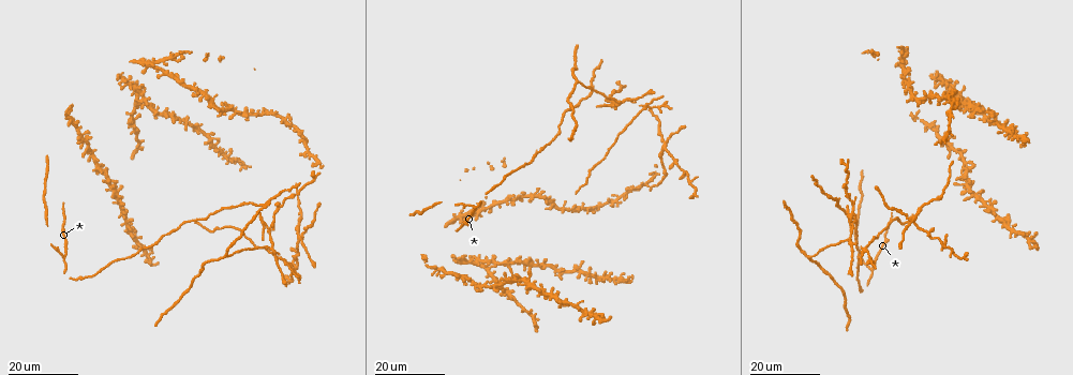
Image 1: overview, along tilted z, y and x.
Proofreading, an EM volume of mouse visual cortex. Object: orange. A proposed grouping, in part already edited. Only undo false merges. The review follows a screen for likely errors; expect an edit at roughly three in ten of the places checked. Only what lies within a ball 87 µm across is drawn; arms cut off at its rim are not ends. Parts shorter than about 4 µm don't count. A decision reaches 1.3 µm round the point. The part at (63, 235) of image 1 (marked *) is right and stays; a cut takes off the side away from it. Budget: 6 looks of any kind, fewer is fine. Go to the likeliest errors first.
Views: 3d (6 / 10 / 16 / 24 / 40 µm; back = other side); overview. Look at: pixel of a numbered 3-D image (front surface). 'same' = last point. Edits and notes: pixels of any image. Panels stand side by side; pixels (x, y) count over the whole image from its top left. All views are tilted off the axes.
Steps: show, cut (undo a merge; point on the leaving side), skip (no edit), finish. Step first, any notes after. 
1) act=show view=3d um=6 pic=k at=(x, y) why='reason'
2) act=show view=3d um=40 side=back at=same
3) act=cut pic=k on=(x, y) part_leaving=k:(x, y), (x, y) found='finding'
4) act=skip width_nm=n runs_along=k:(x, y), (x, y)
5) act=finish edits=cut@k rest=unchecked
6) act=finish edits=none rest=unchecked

act=show view=3d um=16 pic=1 at=(646, 107) why='four arms meet'

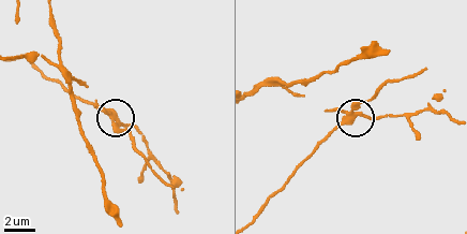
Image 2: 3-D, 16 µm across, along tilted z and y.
act=show view=3d um=6 pic=2 at=(352, 112) why='closer look'

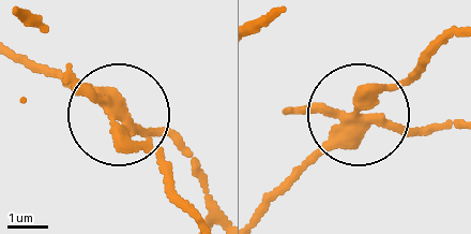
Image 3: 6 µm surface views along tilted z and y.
act=cut pic=3 on=(314, 162) width_nm=340 part_leaving=3:(354, 121), (267, 213) found='two neurons meet here'

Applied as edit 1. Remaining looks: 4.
act=show view=overview

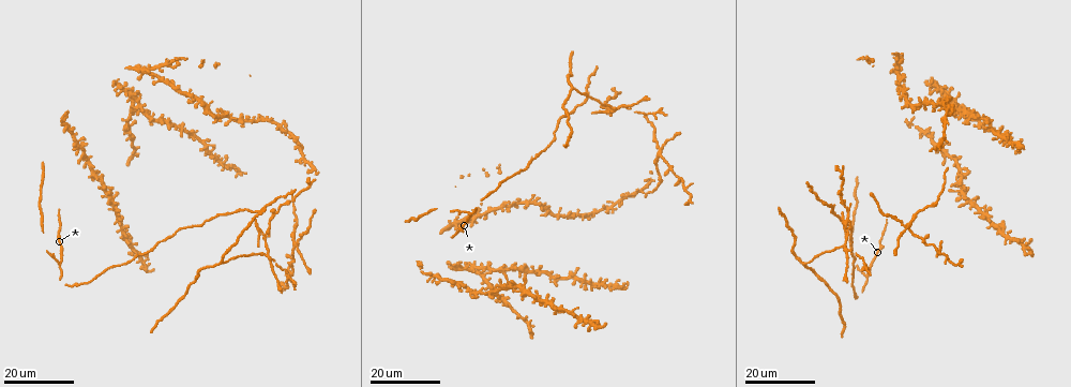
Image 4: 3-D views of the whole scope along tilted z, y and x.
act=show view=3d um=16 pic=4 at=(267, 255) why='a fork'

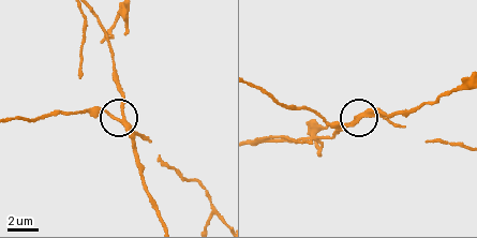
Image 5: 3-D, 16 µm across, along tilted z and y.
act=show view=3d um=10 pic=5 at=(115, 118)

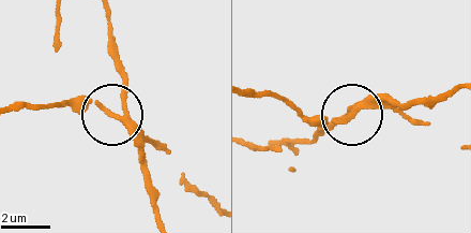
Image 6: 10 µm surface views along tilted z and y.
act=cut pic=6 on=(140, 165) part_leaving=6:(132, 130), (109, 17) found='two neurons meet here'

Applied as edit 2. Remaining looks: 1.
act=finish edits=cut@3,cut@6 rest=unchecked

